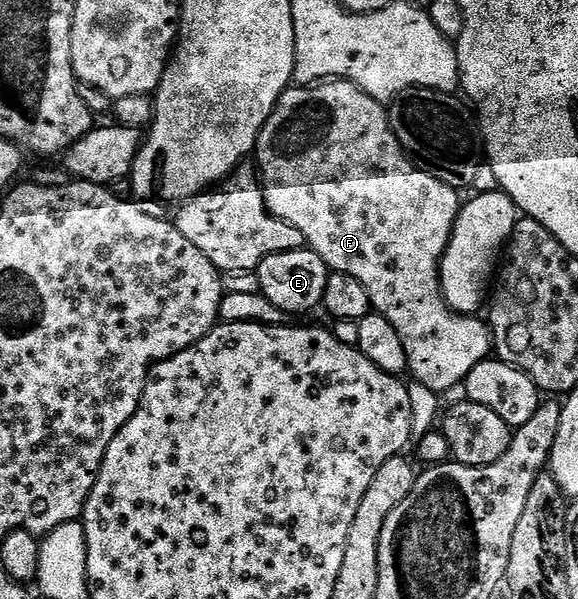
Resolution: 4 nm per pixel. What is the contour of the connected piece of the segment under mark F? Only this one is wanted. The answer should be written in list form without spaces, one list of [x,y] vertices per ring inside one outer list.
[[[324,81],[314,85],[292,85],[283,92],[279,103],[273,109],[269,121],[259,134],[259,140],[255,143],[253,152],[254,162],[263,189],[263,199],[267,203],[267,209],[276,219],[284,219],[289,225],[293,225],[303,234],[306,246],[327,262],[331,271],[349,273],[349,277],[357,277],[361,285],[365,285],[365,293],[369,293],[371,306],[378,314],[383,315],[397,329],[401,341],[405,345],[407,354],[407,366],[410,378],[414,382],[425,385],[437,393],[451,391],[460,386],[464,379],[469,377],[473,365],[477,365],[481,360],[488,358],[493,351],[493,336],[490,326],[486,322],[482,323],[482,318],[473,315],[459,315],[451,310],[451,306],[443,300],[443,290],[439,284],[439,263],[443,260],[451,234],[455,228],[455,222],[459,216],[461,206],[460,192],[456,188],[445,185],[445,181],[437,181],[428,171],[422,171],[414,163],[411,156],[403,150],[403,146],[397,141],[397,137],[391,128],[391,117],[388,108],[379,103],[369,93],[365,93],[356,83],[346,81]]]

